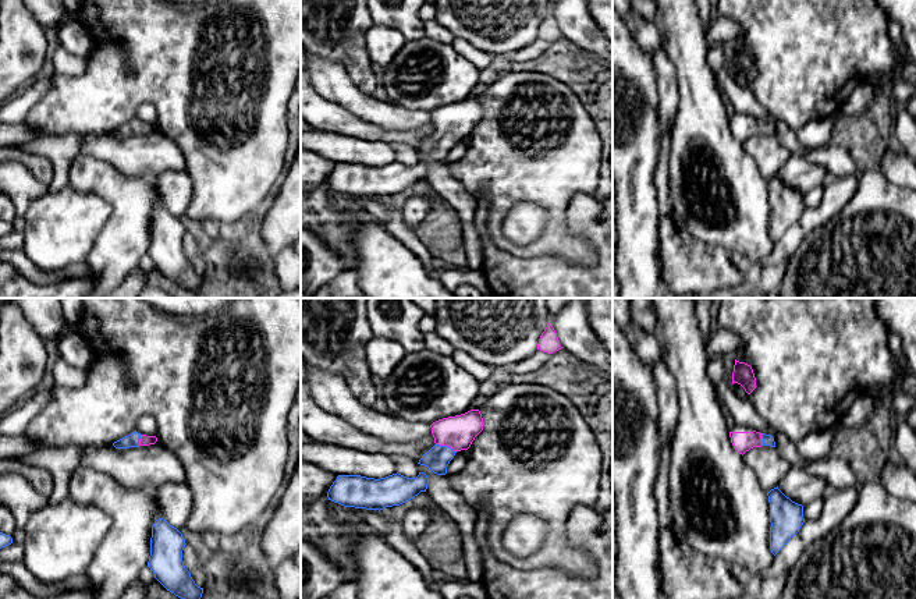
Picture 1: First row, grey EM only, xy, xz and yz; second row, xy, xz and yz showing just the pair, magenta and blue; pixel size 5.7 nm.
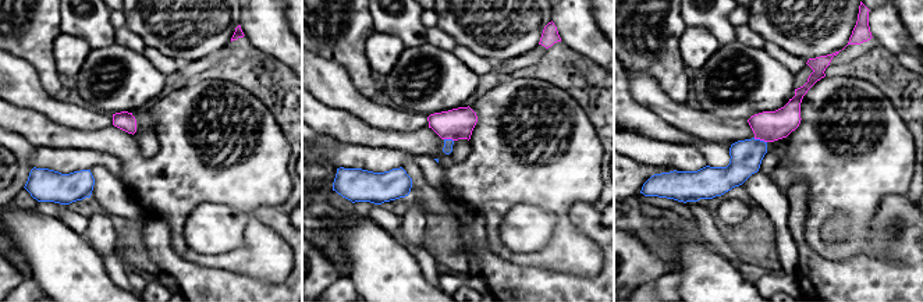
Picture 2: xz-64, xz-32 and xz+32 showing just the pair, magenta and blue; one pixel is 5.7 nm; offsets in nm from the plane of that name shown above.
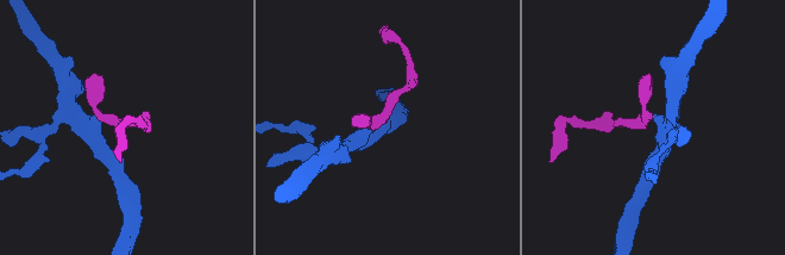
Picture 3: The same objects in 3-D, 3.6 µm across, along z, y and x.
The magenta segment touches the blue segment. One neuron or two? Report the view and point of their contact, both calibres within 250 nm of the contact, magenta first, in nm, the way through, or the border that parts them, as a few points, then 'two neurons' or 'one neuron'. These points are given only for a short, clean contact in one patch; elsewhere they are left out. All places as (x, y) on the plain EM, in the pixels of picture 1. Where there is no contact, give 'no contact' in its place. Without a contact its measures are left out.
contact xz (446, 133); calibres 200 and 140 nm; way xz (458, 120), (446, 133), (437, 146); one neuron

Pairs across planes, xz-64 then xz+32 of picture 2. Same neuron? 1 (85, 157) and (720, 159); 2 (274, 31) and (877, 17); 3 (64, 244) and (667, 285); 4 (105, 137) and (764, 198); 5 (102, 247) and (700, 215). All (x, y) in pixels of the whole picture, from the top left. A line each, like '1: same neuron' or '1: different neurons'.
1: different neurons
2: same neuron
3: different neurons
4: different neurons
5: different neurons

